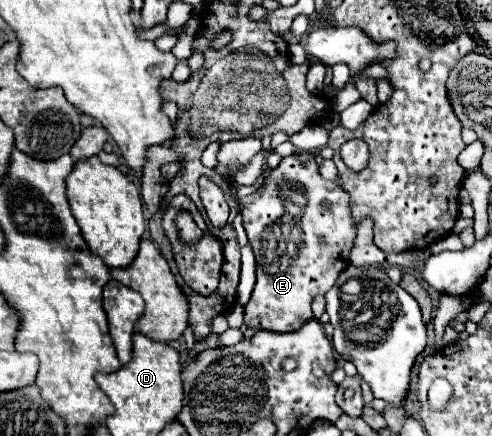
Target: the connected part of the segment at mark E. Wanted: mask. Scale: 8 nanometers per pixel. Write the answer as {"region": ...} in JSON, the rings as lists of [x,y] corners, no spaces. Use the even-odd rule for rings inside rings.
{"region":[[[299,152],[283,158],[281,164],[269,172],[259,190],[241,200],[239,208],[249,244],[257,258],[257,284],[249,304],[245,306],[245,324],[253,330],[293,332],[301,328],[305,320],[313,318],[313,298],[327,294],[337,282],[339,274],[349,266],[349,252],[357,236],[357,226],[349,208],[349,194],[319,174],[319,166],[313,154]],[[319,236],[325,236],[325,244],[319,244]]]}

